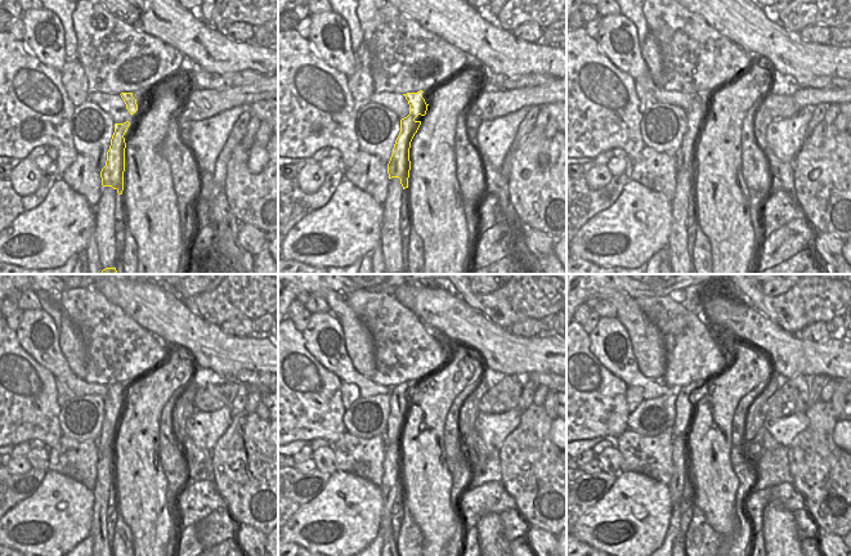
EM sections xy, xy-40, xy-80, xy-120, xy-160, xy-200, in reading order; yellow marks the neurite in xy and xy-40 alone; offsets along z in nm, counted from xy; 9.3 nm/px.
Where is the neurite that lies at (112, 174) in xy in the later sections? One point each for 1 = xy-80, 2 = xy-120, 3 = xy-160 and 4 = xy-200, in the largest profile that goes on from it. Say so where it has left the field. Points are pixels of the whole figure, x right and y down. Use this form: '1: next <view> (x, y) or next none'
1: next xy-80 (695, 116)
2: next xy-120 (115, 402)
3: next xy-160 (399, 398)
4: next xy-200 (686, 397)

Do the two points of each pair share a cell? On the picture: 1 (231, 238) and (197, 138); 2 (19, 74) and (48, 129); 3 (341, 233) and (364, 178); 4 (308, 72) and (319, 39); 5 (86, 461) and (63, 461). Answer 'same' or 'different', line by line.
1: different
2: same
3: different
4: different
5: same

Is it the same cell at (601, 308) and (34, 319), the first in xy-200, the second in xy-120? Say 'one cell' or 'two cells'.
two cells

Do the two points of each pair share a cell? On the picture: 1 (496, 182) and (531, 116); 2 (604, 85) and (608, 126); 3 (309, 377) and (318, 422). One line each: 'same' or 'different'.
1: same
2: same
3: same

